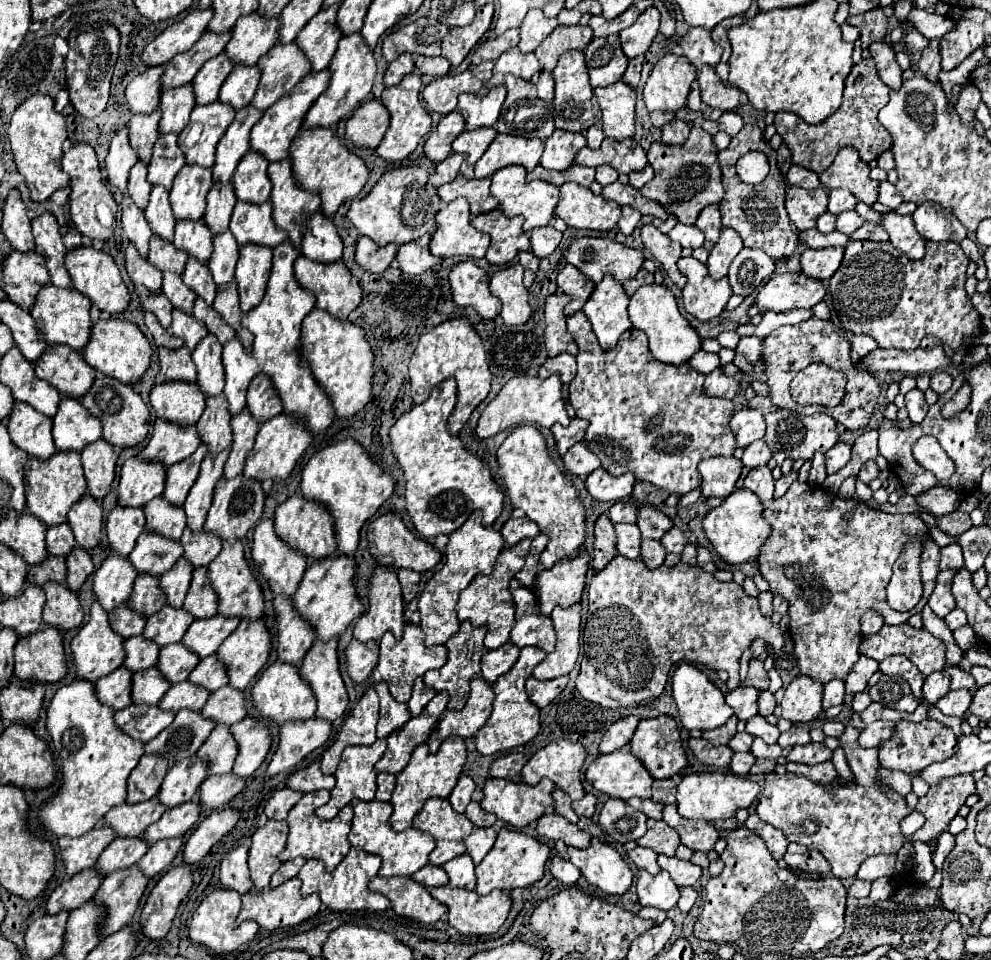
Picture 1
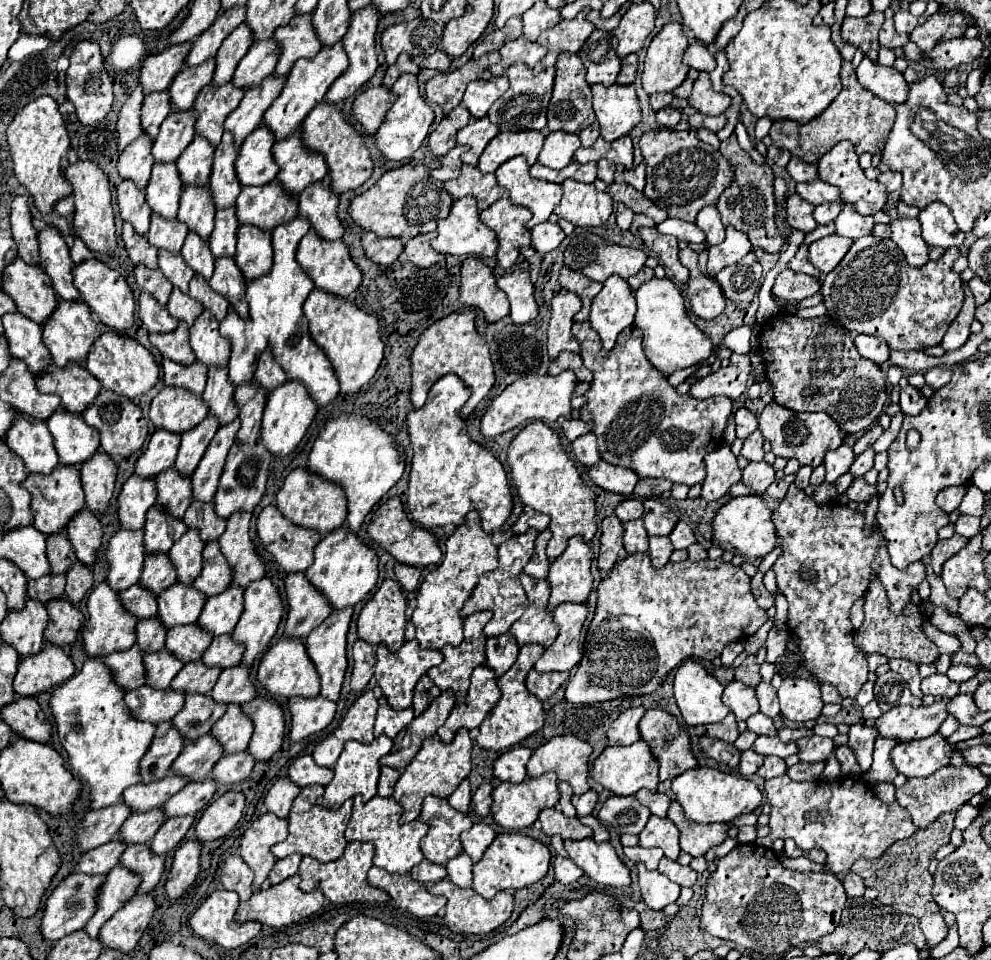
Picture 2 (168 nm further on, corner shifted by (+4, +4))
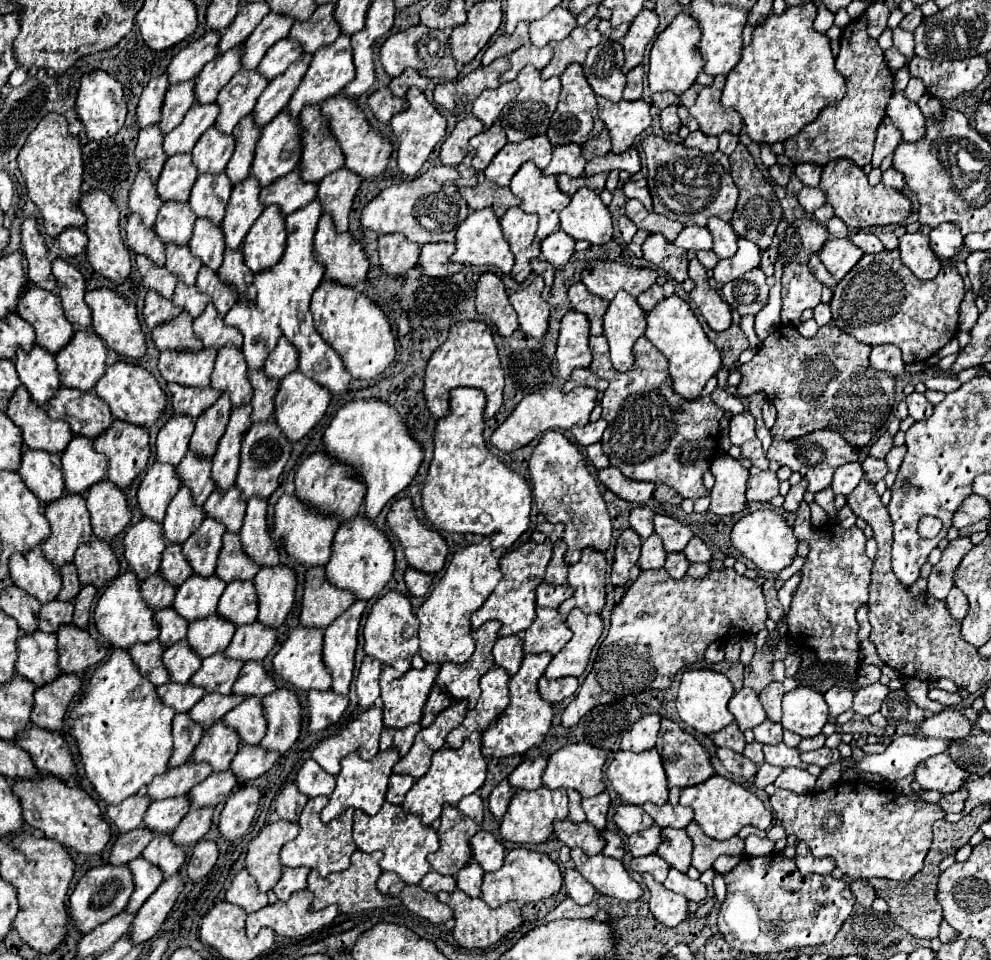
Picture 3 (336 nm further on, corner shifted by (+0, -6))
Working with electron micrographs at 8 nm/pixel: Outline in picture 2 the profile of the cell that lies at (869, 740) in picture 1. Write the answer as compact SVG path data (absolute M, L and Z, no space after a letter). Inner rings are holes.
M934 702L932 706L900 706L884 712L876 720L876 730L880 738L900 738L900 740L916 740L932 736L940 722L948 716L944 702Z

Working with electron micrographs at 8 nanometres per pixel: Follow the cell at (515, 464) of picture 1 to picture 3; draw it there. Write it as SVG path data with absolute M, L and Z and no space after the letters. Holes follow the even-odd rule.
M546 432L540 444L534 448L530 458L530 480L532 492L538 506L538 512L546 516L548 522L564 522L566 530L562 540L568 544L566 564L576 564L586 546L592 546L600 552L608 550L612 542L612 520L606 508L606 502L596 486L596 480L588 472L584 456L578 446L574 446L562 432Z

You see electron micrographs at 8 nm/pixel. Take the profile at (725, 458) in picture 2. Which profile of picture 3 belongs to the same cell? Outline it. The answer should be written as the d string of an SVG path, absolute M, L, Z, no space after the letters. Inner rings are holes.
M720 454L718 458L714 458L710 470L716 476L716 484L710 494L710 510L718 516L732 516L742 512L746 508L744 492L748 468L744 468L738 460L730 458L728 454Z

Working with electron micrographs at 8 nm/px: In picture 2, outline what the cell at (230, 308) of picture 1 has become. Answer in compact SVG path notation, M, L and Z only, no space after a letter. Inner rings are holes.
M220 258L216 260L216 270L214 270L214 276L210 278L210 288L218 294L222 294L228 302L230 302L230 308L236 310L236 314L240 314L240 318L246 318L248 316L248 304L246 304L246 280L240 272L240 268L234 264L234 258Z

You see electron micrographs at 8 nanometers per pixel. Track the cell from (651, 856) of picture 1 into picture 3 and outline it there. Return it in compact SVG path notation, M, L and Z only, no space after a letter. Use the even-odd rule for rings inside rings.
M648 854L648 856L640 856L640 858L634 858L632 860L632 866L630 866L634 872L650 872L658 882L664 882L666 876L668 876L668 870L670 866L658 856L658 854Z

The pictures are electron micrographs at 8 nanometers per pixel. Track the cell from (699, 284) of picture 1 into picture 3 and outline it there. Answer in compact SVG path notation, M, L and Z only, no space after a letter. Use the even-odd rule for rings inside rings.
M694 258L694 260L690 260L688 274L696 284L694 290L690 292L690 300L696 304L696 308L700 310L700 314L708 322L708 326L716 332L728 330L730 324L732 324L732 310L722 300L722 296L716 290L710 288L706 268Z

